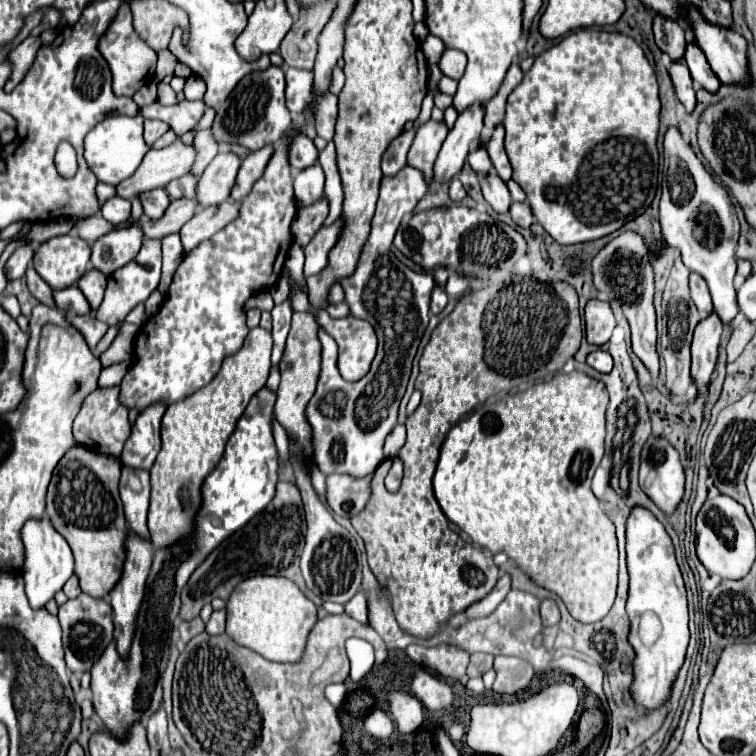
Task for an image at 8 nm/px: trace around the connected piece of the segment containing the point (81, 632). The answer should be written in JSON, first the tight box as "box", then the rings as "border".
{"box":[59,593,113,673],"border":[[[81,593],[79,597],[69,599],[59,607],[59,621],[63,629],[67,667],[75,673],[89,671],[91,665],[101,657],[105,647],[113,641],[113,621],[111,621],[109,603],[105,599],[95,599],[95,597],[89,597],[87,593]]]}

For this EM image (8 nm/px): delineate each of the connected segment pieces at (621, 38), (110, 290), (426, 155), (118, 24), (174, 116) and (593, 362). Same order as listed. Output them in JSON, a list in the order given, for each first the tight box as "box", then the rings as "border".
[{"box":[505,29,659,245],"border":[[[581,29],[567,37],[563,37],[557,45],[543,51],[535,57],[533,67],[525,73],[523,81],[515,87],[515,91],[507,99],[507,115],[505,115],[505,151],[509,155],[513,167],[513,181],[521,185],[527,195],[527,203],[531,205],[535,221],[561,245],[573,245],[583,241],[593,241],[603,235],[609,235],[623,227],[627,221],[641,215],[653,201],[657,189],[657,167],[659,167],[659,153],[657,153],[657,133],[659,133],[659,89],[655,71],[651,69],[643,49],[627,35],[597,31],[597,29]]]},{"box":[95,239,161,325],"border":[[[143,239],[143,247],[137,253],[137,257],[133,261],[129,261],[125,267],[117,269],[113,275],[109,275],[109,283],[105,289],[105,299],[99,305],[99,309],[95,311],[95,317],[103,323],[117,325],[119,321],[123,321],[129,311],[137,305],[143,303],[153,289],[157,289],[159,285],[159,275],[161,275],[161,241],[159,239]]]},{"box":[407,121,447,183],"border":[[[427,121],[415,135],[415,141],[409,149],[407,155],[407,165],[417,167],[423,171],[427,183],[431,183],[431,173],[433,173],[433,163],[437,159],[437,153],[447,137],[447,127],[445,123],[435,123]]]},{"box":[101,3,157,97],"border":[[[127,3],[121,5],[121,11],[117,13],[115,23],[107,29],[107,33],[101,37],[101,53],[105,53],[105,59],[111,67],[113,73],[113,91],[115,95],[125,95],[133,97],[141,85],[149,83],[155,75],[155,63],[157,63],[157,53],[137,35],[133,29],[133,19],[131,19],[131,9]]]},{"box":[141,101,203,137],"border":[[[181,101],[177,105],[159,105],[159,103],[151,103],[147,107],[141,109],[141,115],[145,119],[159,119],[165,121],[167,125],[171,125],[171,129],[177,133],[177,137],[181,137],[183,133],[191,131],[197,121],[203,115],[203,101]]]},{"box":[587,349,613,373],"border":[[[597,349],[593,353],[587,355],[587,363],[597,369],[599,373],[609,373],[611,367],[613,367],[613,359],[609,355],[609,351],[603,351],[603,349]]]}]

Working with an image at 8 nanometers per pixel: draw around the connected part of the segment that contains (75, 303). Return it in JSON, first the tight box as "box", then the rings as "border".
{"box":[55,287,91,315],"border":[[[67,287],[65,291],[55,291],[55,303],[57,309],[61,309],[61,313],[73,313],[73,315],[91,313],[91,307],[79,287]]]}

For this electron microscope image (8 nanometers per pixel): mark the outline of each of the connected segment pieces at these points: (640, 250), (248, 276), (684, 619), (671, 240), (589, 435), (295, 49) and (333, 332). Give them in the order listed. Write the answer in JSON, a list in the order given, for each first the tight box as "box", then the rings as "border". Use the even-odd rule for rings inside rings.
[{"box":[591,231,659,377],"border":[[[623,231],[615,239],[611,239],[591,261],[591,273],[593,273],[593,285],[601,293],[599,297],[617,305],[623,315],[627,317],[631,325],[631,347],[633,353],[645,363],[645,367],[651,371],[653,377],[659,373],[659,357],[655,351],[655,307],[653,307],[653,295],[655,295],[655,273],[651,265],[651,255],[645,245],[645,239],[635,231]]]},{"box":[119,109,315,413],"border":[[[309,109],[293,117],[291,127],[275,145],[265,173],[243,199],[239,217],[213,235],[213,239],[185,253],[159,313],[149,317],[137,333],[135,363],[121,381],[119,403],[123,407],[135,407],[143,413],[149,405],[173,405],[185,399],[209,385],[221,369],[223,359],[243,347],[249,333],[245,303],[279,281],[289,245],[293,243],[291,223],[297,215],[297,201],[289,165],[289,143],[291,135],[303,133],[307,123],[315,123],[315,115]]]},{"box":[627,507,689,713],"border":[[[633,507],[627,519],[627,569],[627,615],[631,621],[629,643],[635,651],[633,683],[629,691],[637,707],[649,713],[669,701],[677,673],[685,663],[689,647],[689,611],[673,541],[657,517],[645,507]],[[639,625],[649,625],[649,629],[645,627],[645,631],[641,631]]]},{"box":[659,127,739,325],"border":[[[669,127],[663,137],[663,193],[659,203],[659,223],[663,241],[681,251],[685,267],[699,273],[711,291],[715,313],[725,325],[739,315],[733,279],[737,273],[739,219],[727,189],[715,183],[701,159],[691,149],[689,139],[679,127]]]},{"box":[433,371,617,623],"border":[[[571,371],[571,373],[559,373],[555,375],[551,381],[547,383],[539,383],[539,385],[533,385],[529,387],[527,391],[521,391],[521,393],[515,393],[511,395],[506,391],[501,391],[499,394],[499,401],[491,403],[491,405],[481,405],[473,411],[473,415],[469,415],[467,419],[463,419],[461,423],[457,423],[443,447],[441,447],[441,457],[439,457],[439,465],[437,465],[437,471],[435,471],[435,477],[433,477],[433,489],[435,489],[435,497],[445,513],[445,517],[457,525],[461,531],[465,531],[471,541],[475,545],[481,545],[483,549],[489,549],[493,555],[503,551],[509,555],[509,559],[513,559],[519,569],[531,577],[539,587],[559,595],[563,599],[563,603],[567,605],[569,613],[581,621],[581,623],[597,623],[601,621],[609,609],[613,607],[613,601],[615,601],[615,591],[617,591],[617,535],[615,535],[615,525],[611,521],[609,515],[603,513],[601,505],[599,505],[599,499],[593,495],[591,491],[591,479],[593,479],[593,473],[597,469],[597,465],[601,463],[601,457],[603,457],[603,439],[605,439],[605,407],[607,407],[607,401],[609,401],[609,395],[605,391],[605,385],[581,371]]]},{"box":[279,1,335,71],"border":[[[335,1],[319,3],[309,11],[303,11],[303,15],[299,15],[299,19],[293,23],[289,35],[285,35],[279,49],[287,67],[297,67],[305,71],[313,67],[317,53],[317,37],[329,21],[333,7]]]},{"box":[317,311,377,381],"border":[[[321,311],[317,321],[339,345],[341,377],[345,381],[359,381],[363,375],[367,375],[377,351],[377,335],[373,327],[357,317],[333,319],[327,311]]]}]

